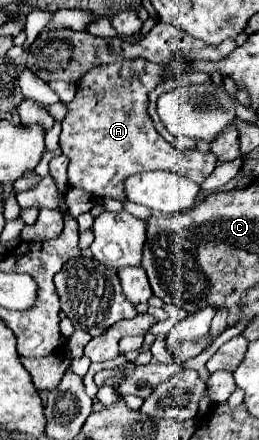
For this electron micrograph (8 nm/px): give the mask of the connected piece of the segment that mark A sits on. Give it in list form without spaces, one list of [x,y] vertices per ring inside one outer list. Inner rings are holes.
[[[144,57],[122,59],[108,65],[94,65],[76,85],[76,97],[64,103],[68,109],[62,121],[60,149],[70,159],[68,185],[82,189],[94,199],[112,197],[128,201],[124,181],[142,171],[166,169],[202,183],[216,167],[212,151],[180,151],[166,141],[148,115],[148,93],[166,79],[166,65],[152,63]]]

